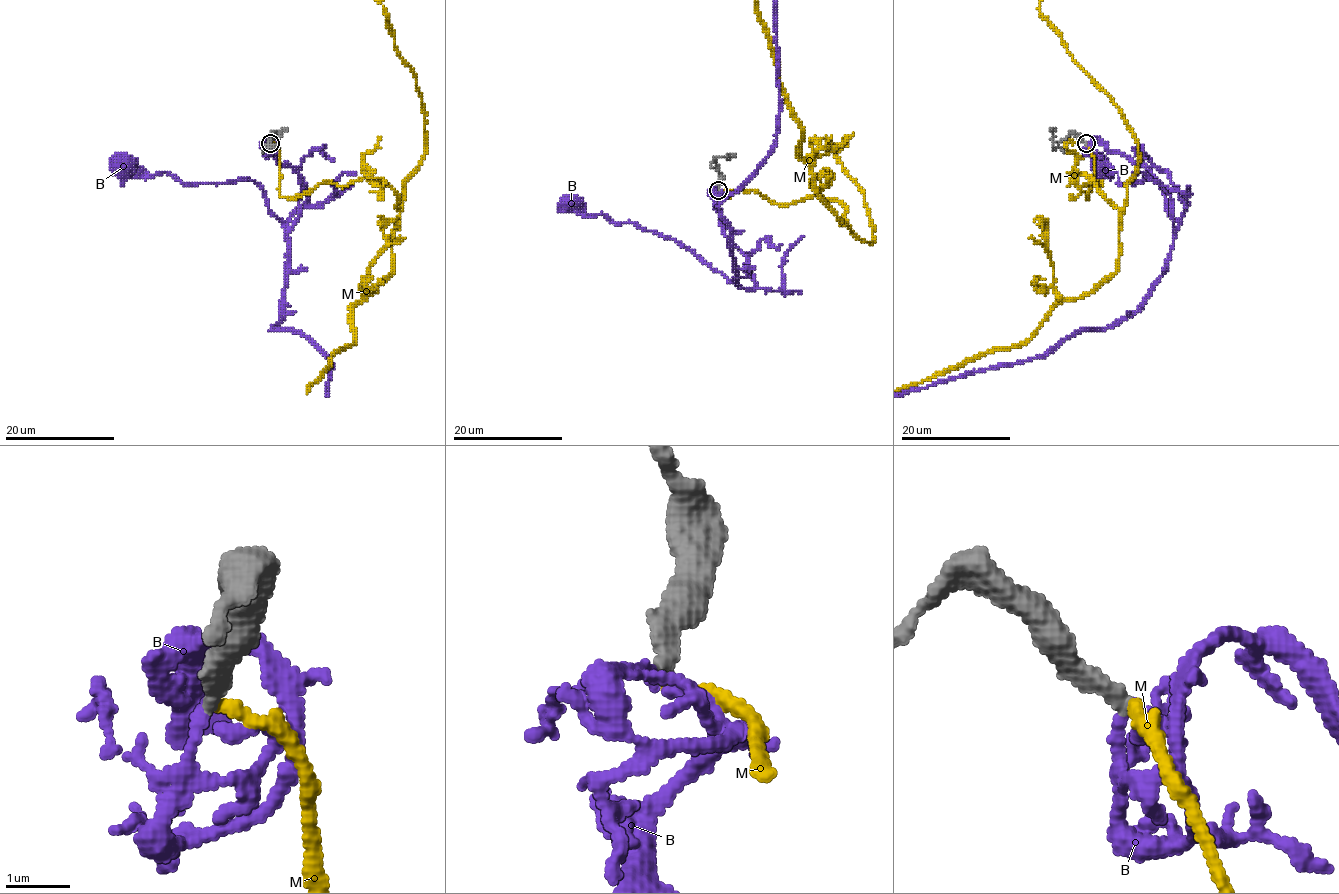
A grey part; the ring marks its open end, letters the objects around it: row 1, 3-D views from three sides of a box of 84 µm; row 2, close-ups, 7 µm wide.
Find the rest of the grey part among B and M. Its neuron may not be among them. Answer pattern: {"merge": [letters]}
{"merge": ["M"]}

